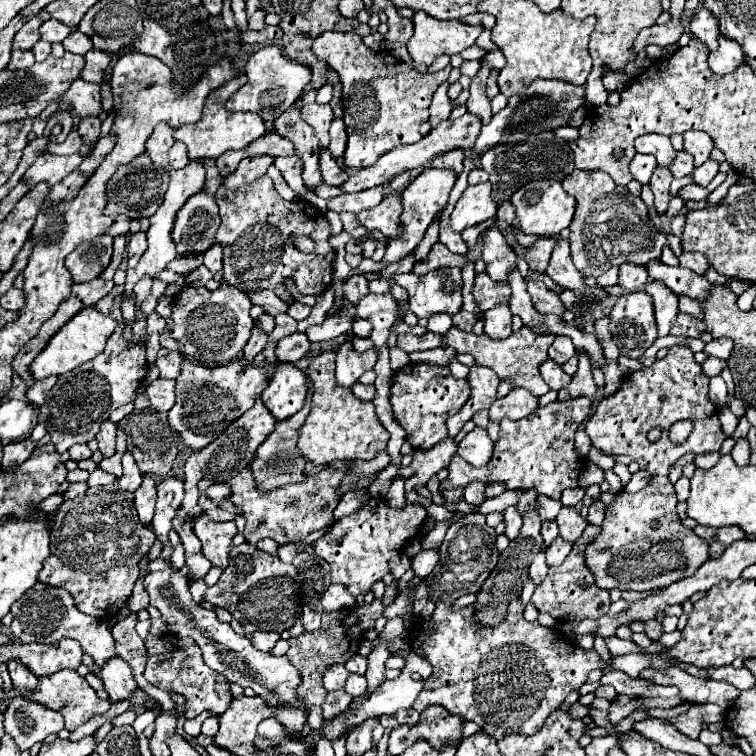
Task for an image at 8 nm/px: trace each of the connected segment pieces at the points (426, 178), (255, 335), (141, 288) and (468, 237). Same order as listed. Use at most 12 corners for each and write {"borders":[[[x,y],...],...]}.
{"borders":[[[426,168],[402,192],[402,230],[384,262],[414,252],[456,176]],[[254,326],[250,340],[242,350],[242,360],[250,364],[266,346],[266,336]],[[142,278],[134,286],[138,308],[150,296],[152,278]],[[496,217],[469,227],[462,232],[462,239],[469,250],[476,247],[484,229],[497,221]]]}

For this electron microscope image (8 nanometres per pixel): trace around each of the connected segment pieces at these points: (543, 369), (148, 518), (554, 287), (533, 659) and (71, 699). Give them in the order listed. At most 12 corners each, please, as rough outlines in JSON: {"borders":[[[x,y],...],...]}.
{"borders":[[[552,359],[539,367],[550,390],[560,390],[570,382],[561,366]],[[144,476],[134,492],[142,524],[150,524],[156,504],[156,480]],[[528,271],[526,281],[543,281],[550,290],[562,291],[546,273]],[[440,602],[408,630],[440,704],[496,740],[532,736],[596,650],[526,622]],[[76,670],[40,678],[36,690],[12,690],[64,716],[76,730],[110,702]]]}

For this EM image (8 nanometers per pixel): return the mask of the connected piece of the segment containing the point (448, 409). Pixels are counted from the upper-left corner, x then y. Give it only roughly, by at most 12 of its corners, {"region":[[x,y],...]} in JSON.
{"region":[[404,366],[390,388],[414,450],[448,436],[470,396],[448,368]]}

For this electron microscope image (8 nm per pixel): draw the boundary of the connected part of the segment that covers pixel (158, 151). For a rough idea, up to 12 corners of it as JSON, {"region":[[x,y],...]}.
{"region":[[156,126],[146,142],[156,168],[170,168],[172,128]]}

